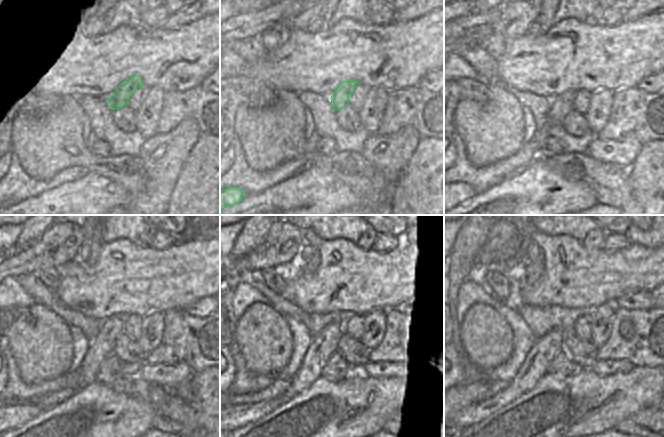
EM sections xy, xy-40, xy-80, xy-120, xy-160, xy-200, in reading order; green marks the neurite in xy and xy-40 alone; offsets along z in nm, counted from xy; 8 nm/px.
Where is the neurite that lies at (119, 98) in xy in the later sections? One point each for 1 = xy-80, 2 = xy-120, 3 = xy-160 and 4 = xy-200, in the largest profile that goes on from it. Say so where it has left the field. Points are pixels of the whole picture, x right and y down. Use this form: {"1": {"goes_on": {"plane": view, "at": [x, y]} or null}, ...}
{"1": {"goes_on": {"plane": "xy-80", "at": [561, 104]}}, "2": {"goes_on": {"plane": "xy-120", "at": [101, 345]}}, "3": {"goes_on": {"plane": "xy-160", "at": [324, 344]}}, "4": {"goes_on": {"plane": "xy-200", "at": [536, 364]}}}

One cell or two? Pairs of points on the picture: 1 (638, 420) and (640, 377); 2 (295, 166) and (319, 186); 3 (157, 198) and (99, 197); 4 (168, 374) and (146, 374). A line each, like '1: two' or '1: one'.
1: two
2: two
3: two
4: one

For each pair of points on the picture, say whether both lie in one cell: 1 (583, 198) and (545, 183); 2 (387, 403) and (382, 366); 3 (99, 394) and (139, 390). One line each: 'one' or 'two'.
1: one
2: two
3: two

